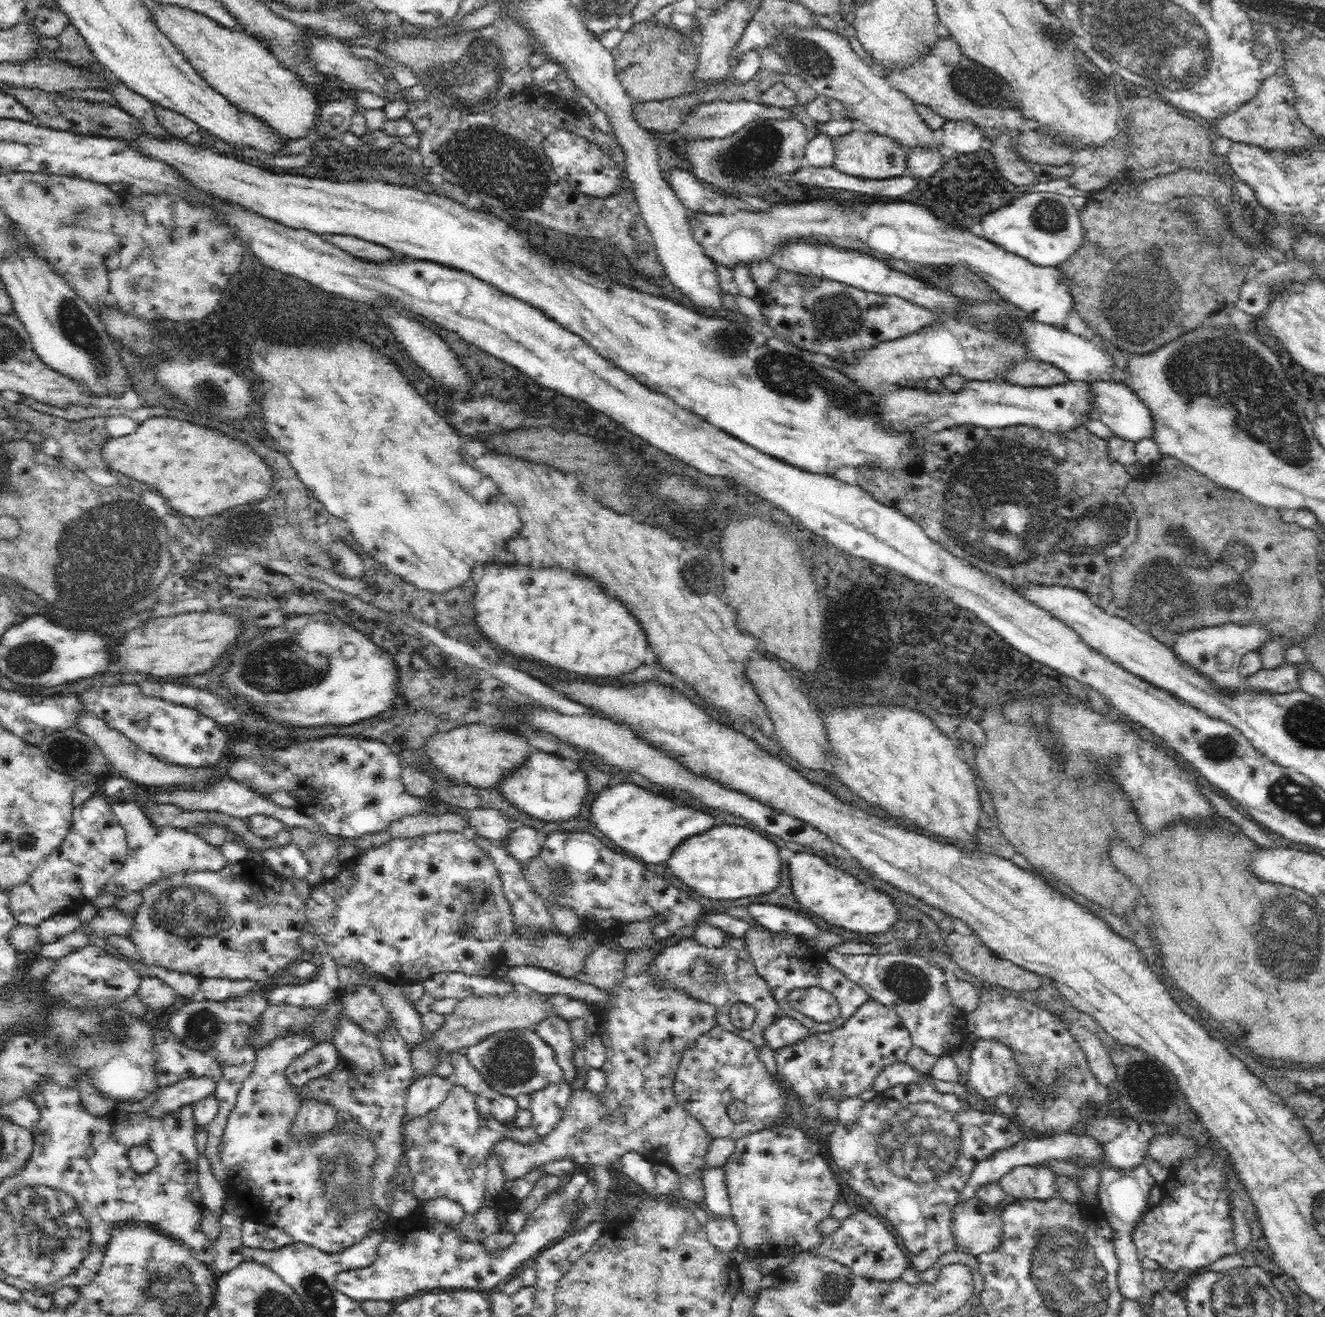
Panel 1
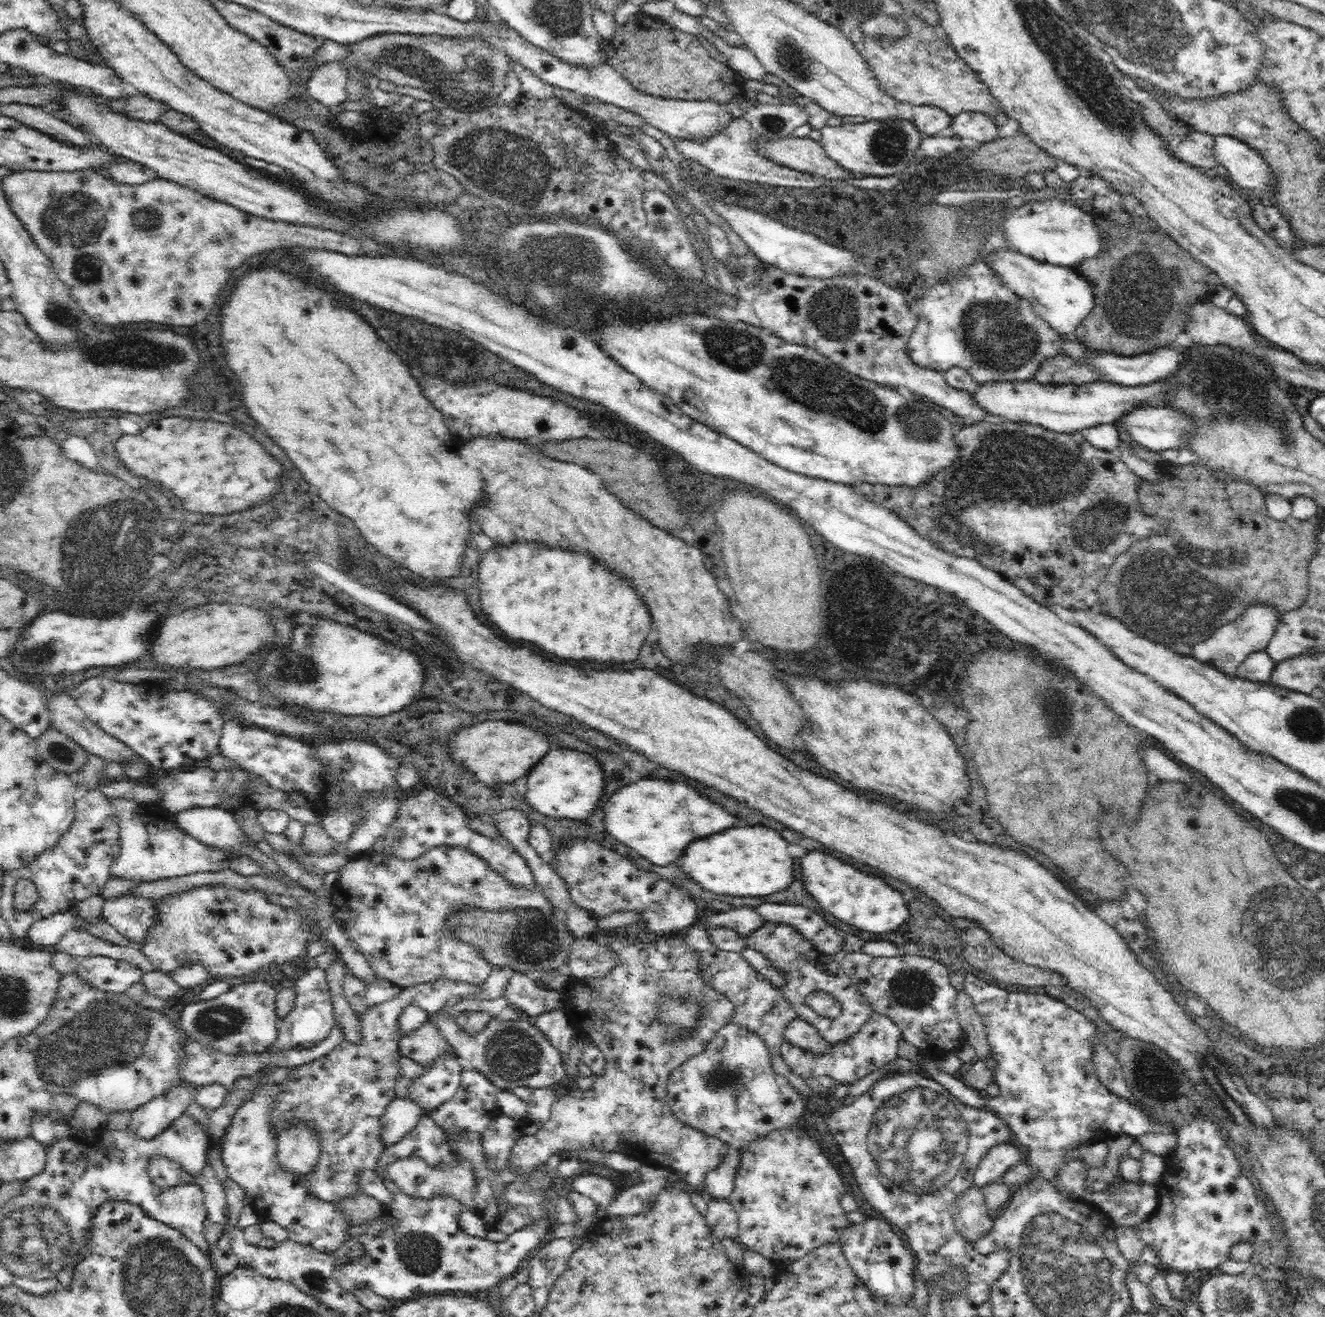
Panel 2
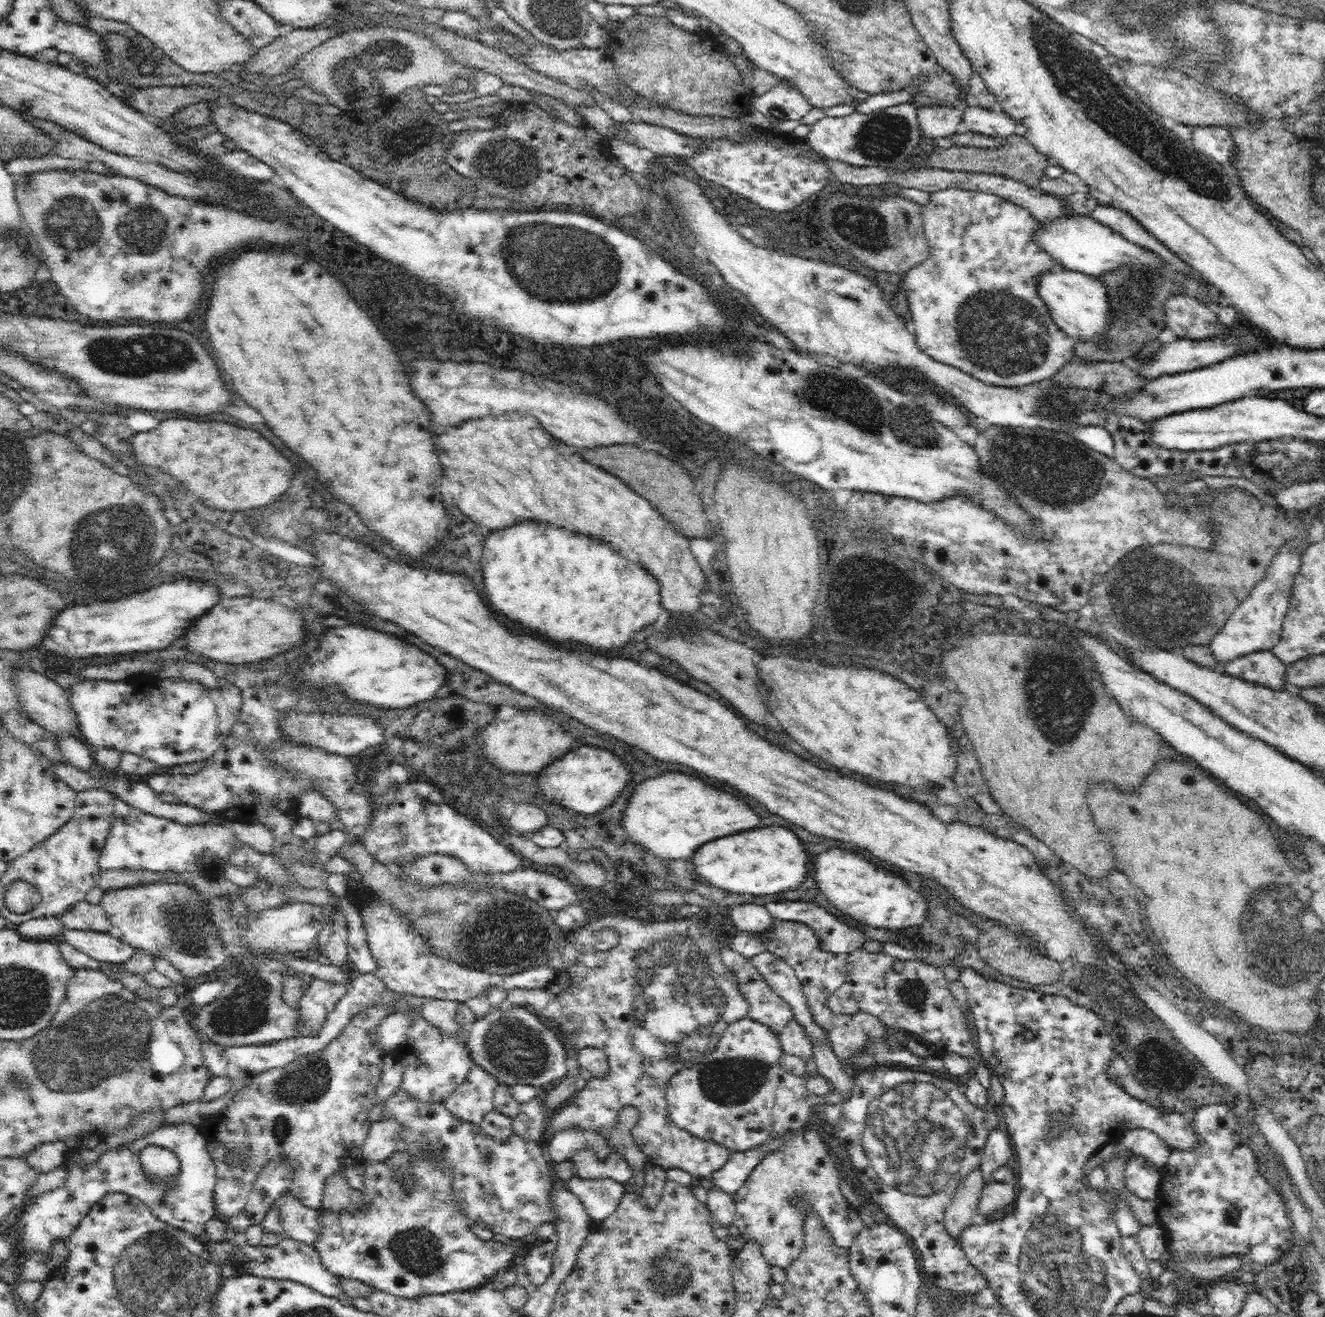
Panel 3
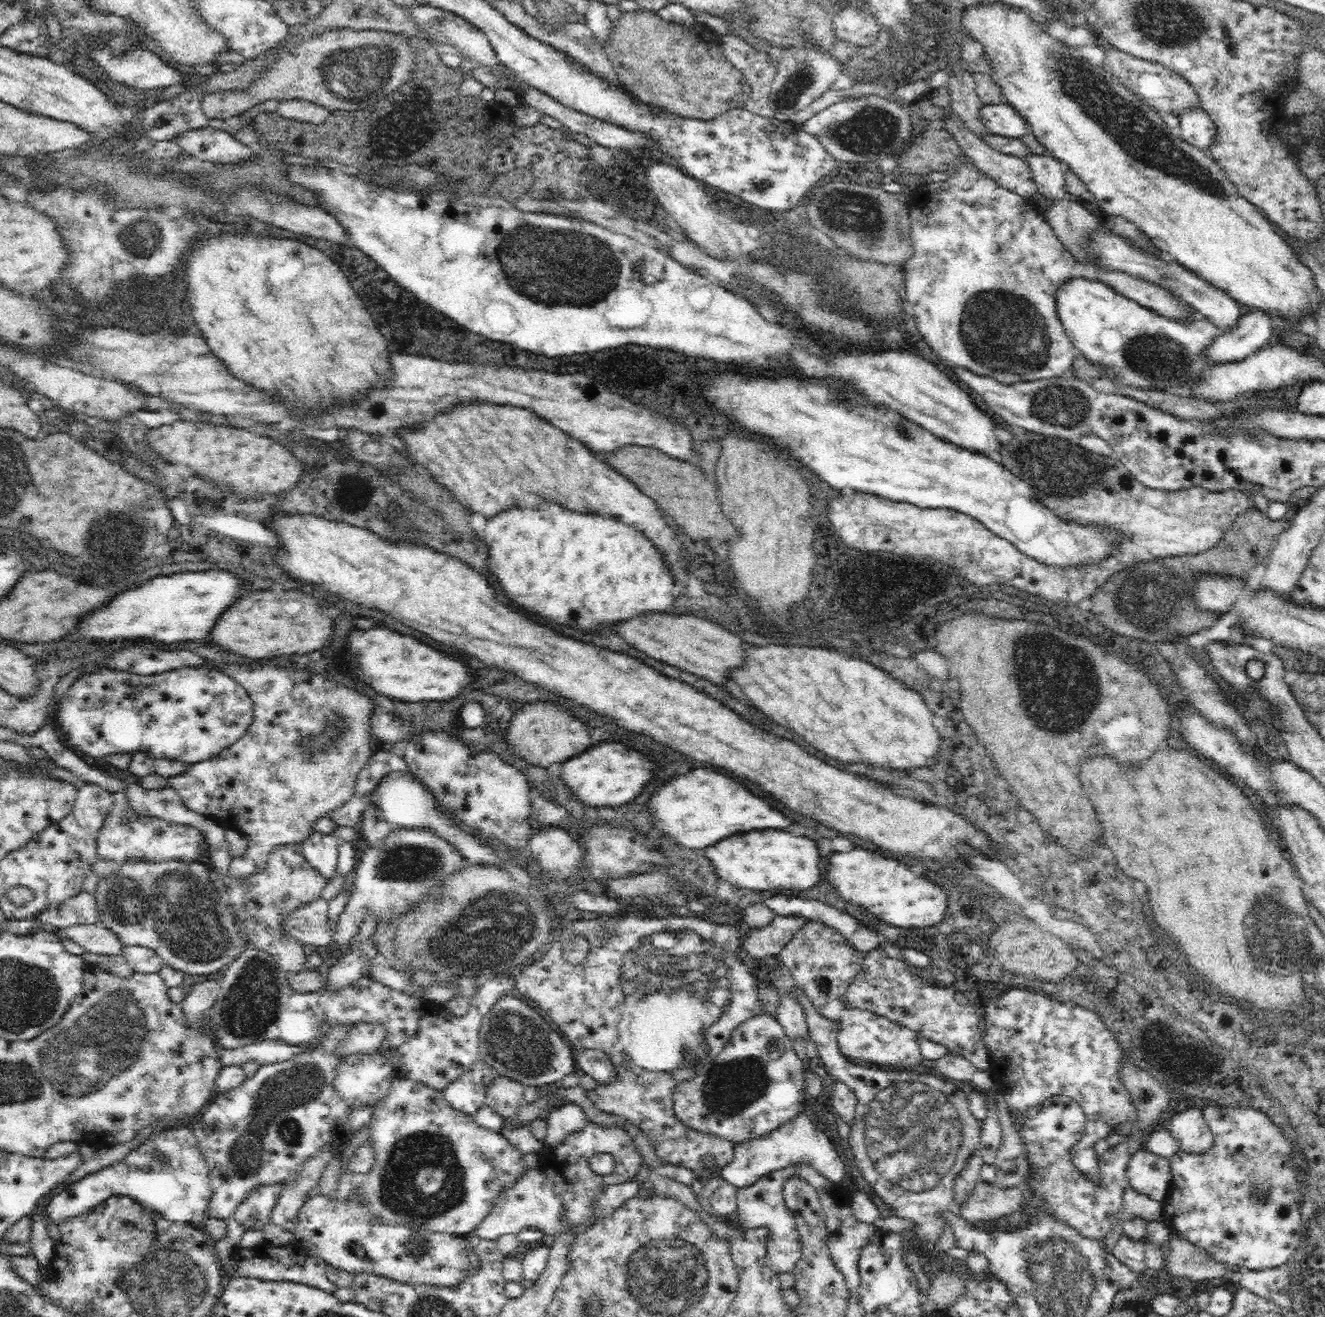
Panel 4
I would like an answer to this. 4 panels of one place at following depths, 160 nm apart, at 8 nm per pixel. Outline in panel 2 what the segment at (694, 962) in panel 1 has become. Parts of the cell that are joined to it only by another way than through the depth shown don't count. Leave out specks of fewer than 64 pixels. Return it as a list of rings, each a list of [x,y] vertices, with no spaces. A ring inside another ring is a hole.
[[[694,925],[689,927],[682,936],[685,949],[694,950],[700,956],[698,971],[693,971],[696,977],[700,978],[708,989],[712,989],[712,992],[726,997],[732,1003],[732,1014],[728,1018],[728,1023],[756,1035],[766,1045],[769,1052],[780,1056],[780,1047],[783,1043],[780,1040],[780,1034],[784,1032],[786,1024],[795,1017],[794,1009],[780,994],[780,989],[772,984],[772,980],[768,980],[766,976],[754,969],[741,953],[714,947],[714,944],[710,943],[708,930]]]

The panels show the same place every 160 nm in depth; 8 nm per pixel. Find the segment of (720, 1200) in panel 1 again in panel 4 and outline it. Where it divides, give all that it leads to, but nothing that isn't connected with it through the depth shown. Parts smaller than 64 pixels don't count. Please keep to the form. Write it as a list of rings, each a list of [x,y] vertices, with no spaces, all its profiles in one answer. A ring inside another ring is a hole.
[[[803,1112],[795,1118],[795,1121],[781,1126],[767,1137],[735,1146],[733,1159],[716,1173],[730,1185],[743,1189],[756,1182],[756,1178],[761,1174],[766,1174],[770,1170],[778,1170],[778,1168],[788,1166],[790,1162],[796,1162],[797,1159],[802,1158],[810,1159],[824,1176],[831,1178],[836,1183],[840,1183],[840,1180],[845,1177],[844,1162],[836,1153],[834,1145],[824,1132],[816,1130],[814,1123]]]

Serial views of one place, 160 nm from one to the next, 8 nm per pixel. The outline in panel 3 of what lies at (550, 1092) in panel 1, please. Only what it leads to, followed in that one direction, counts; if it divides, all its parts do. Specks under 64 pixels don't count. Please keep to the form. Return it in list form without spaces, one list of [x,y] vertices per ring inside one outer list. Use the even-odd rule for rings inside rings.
[[[539,1094],[528,1102],[520,1103],[520,1114],[514,1118],[516,1135],[528,1137],[532,1141],[539,1141],[544,1130],[547,1111],[546,1098]]]

